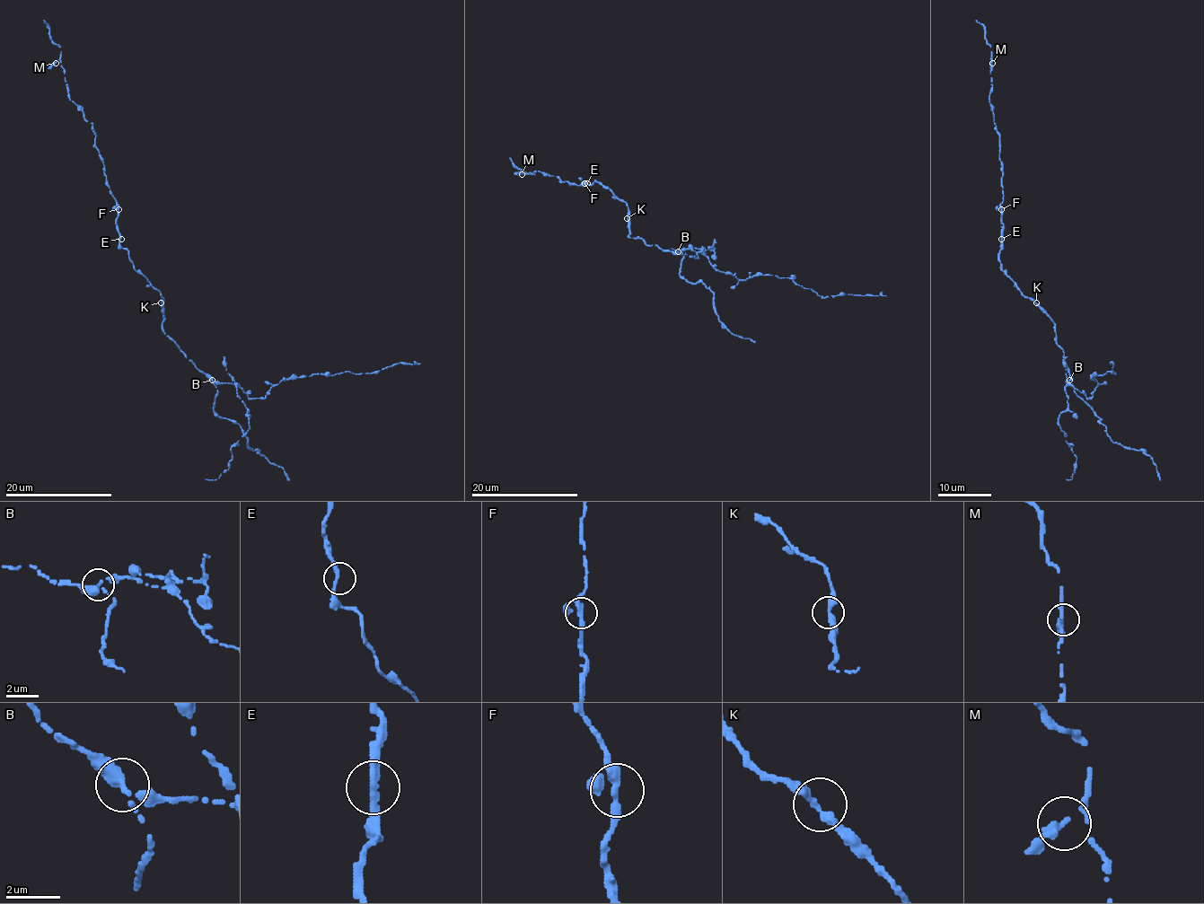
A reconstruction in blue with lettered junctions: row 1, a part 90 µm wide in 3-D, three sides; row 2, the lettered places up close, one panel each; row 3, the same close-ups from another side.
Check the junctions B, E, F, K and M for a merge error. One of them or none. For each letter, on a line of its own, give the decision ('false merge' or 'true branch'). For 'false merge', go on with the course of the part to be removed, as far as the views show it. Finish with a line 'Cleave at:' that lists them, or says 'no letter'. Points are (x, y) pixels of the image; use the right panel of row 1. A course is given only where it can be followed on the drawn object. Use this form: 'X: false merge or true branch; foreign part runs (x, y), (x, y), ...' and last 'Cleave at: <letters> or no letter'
B: false merge; foreign part runs (1069, 380), (1067, 382), (1091, 399), (1097, 386), (1094, 375), (1107, 372), (1116, 374), (1111, 372), (1113, 364)
E: true branch
F: true branch
K: true branch
M: true branch
Cleave at: B

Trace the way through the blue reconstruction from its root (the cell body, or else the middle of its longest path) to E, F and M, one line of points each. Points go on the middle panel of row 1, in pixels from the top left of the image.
E: (628, 216), (627, 205), (607, 188), (596, 180), (591, 185), (587, 183)
F: (628, 216), (627, 205), (607, 188), (596, 180), (591, 185), (584, 183)
M: (628, 216), (627, 205), (596, 180), (591, 185), (570, 185), (540, 171), (522, 174)

